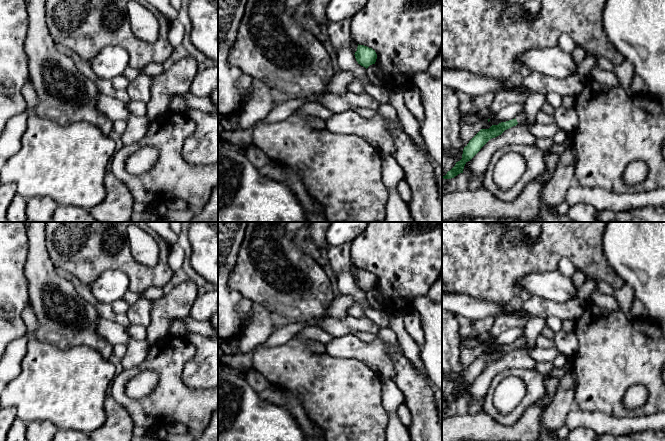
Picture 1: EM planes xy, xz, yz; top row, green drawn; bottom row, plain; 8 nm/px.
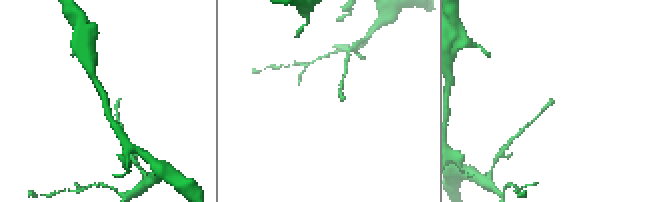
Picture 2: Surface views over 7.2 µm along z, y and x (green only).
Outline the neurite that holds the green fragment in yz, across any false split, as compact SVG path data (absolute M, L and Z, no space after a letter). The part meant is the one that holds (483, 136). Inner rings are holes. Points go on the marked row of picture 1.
M524 109L515 119L501 122L498 125L492 125L489 129L481 129L464 147L462 159L456 162L455 166L442 177L444 179L451 179L463 173L465 164L470 161L490 139L501 135L505 130L524 121L525 117L526 111Z

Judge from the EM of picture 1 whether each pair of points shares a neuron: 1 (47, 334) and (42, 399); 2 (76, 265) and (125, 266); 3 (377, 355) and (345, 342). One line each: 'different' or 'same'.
1: different
2: same
3: same

